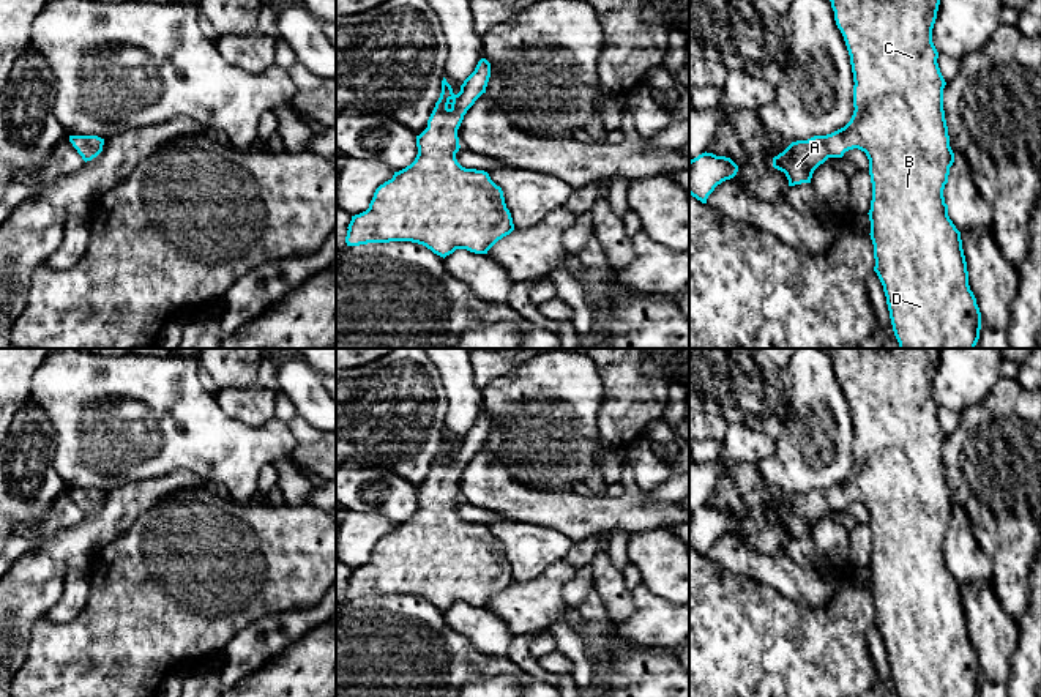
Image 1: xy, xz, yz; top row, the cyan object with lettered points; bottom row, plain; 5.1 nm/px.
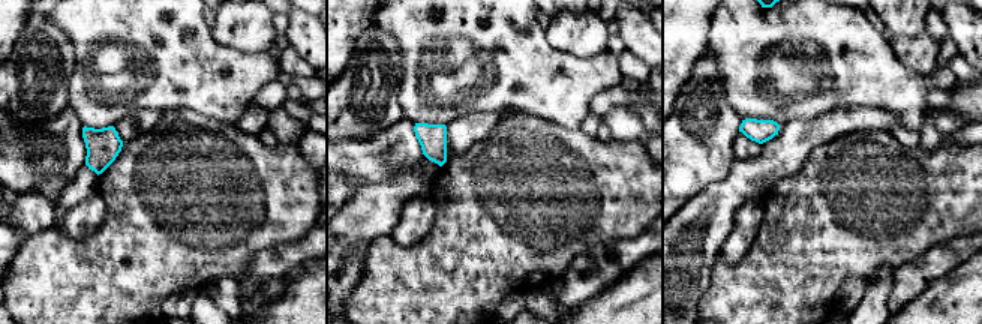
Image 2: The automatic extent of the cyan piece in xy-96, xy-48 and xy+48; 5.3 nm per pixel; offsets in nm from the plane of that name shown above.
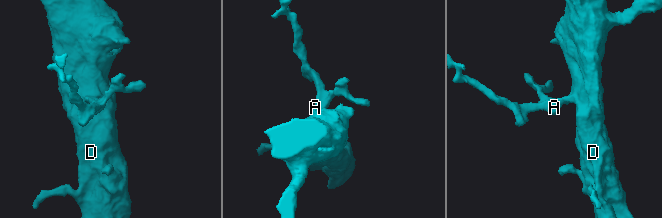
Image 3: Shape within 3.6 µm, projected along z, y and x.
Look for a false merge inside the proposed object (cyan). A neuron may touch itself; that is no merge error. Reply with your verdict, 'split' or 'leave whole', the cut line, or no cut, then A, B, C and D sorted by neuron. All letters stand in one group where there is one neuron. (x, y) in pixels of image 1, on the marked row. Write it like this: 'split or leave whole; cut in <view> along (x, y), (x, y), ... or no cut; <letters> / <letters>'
leave whole; no cut; A B C D

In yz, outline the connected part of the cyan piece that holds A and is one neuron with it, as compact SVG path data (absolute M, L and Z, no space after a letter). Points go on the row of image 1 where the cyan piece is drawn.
M830 0L853 73L853 115L850 121L826 136L792 142L773 158L773 167L784 172L789 186L811 183L814 170L828 158L842 158L858 148L869 159L872 200L869 210L871 240L877 273L899 348L975 348L979 339L981 312L968 285L967 262L961 232L948 216L943 189L948 183L954 153L950 147L943 110L946 85L932 43L932 28L940 0Z

